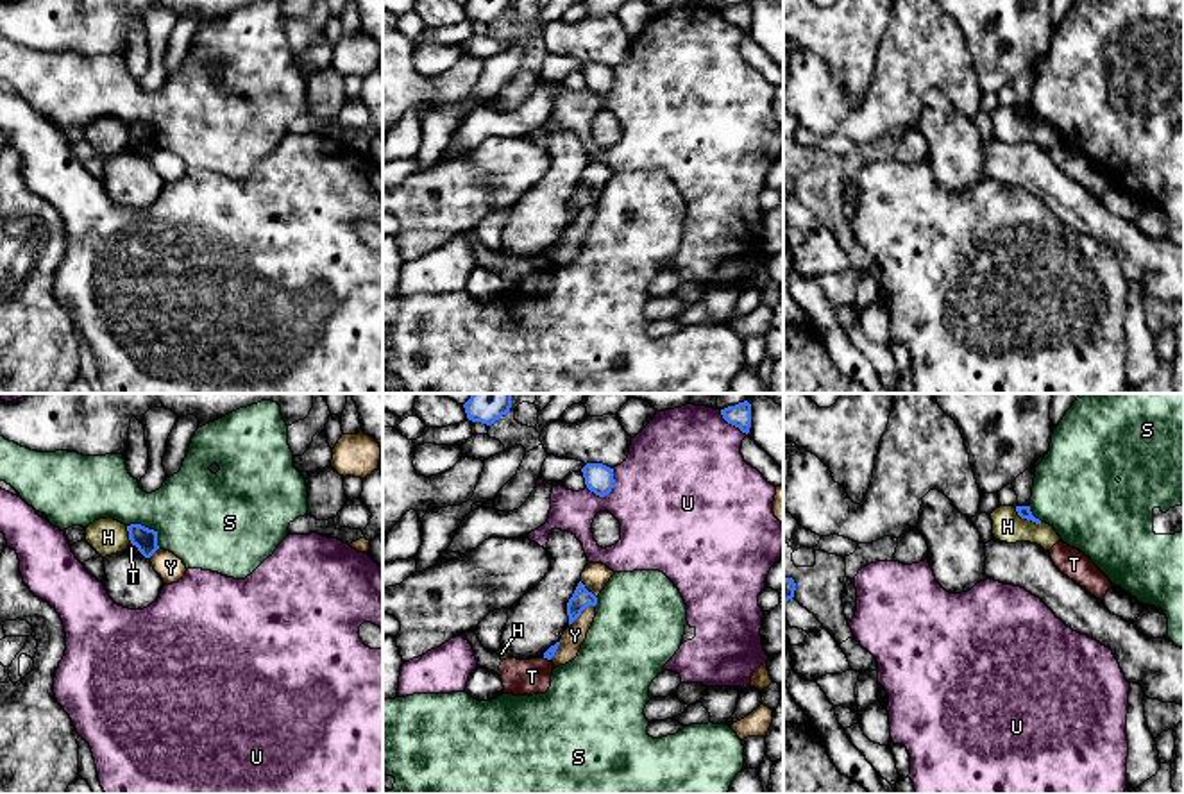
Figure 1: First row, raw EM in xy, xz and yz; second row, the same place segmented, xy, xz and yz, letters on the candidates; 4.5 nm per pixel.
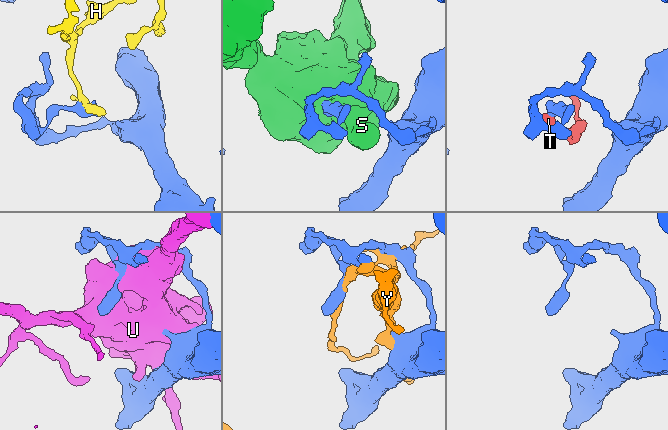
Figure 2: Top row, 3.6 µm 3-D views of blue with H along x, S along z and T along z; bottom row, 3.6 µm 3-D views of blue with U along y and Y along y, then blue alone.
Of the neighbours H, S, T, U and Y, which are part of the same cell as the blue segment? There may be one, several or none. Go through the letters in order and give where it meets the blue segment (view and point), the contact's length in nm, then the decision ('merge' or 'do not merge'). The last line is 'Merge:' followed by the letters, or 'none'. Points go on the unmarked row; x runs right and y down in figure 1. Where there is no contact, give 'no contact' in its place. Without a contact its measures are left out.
H: meets blue in yz at (1027, 118); contact 140 nm long; do not merge
S: meets blue in xy at (147, 127); contact 190 nm long; do not merge
T: meets blue in xy at (136, 145); contact 80 nm long; do not merge
U: meets blue in xz at (608, 92); contact 160 nm long; do not merge
Y: meets blue in xz at (582, 210); contact 150 nm long; do not merge
Merge: none

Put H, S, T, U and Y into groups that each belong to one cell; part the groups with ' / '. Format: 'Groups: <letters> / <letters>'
Groups: H / S / T / U / Y

